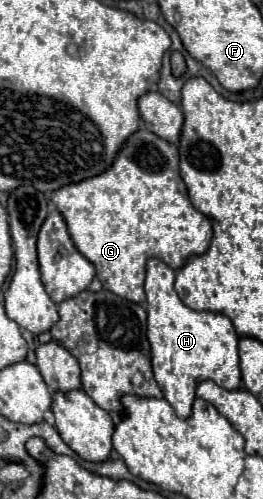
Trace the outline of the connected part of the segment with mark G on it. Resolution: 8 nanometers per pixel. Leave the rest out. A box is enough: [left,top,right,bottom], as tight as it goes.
[51,130,213,304]

